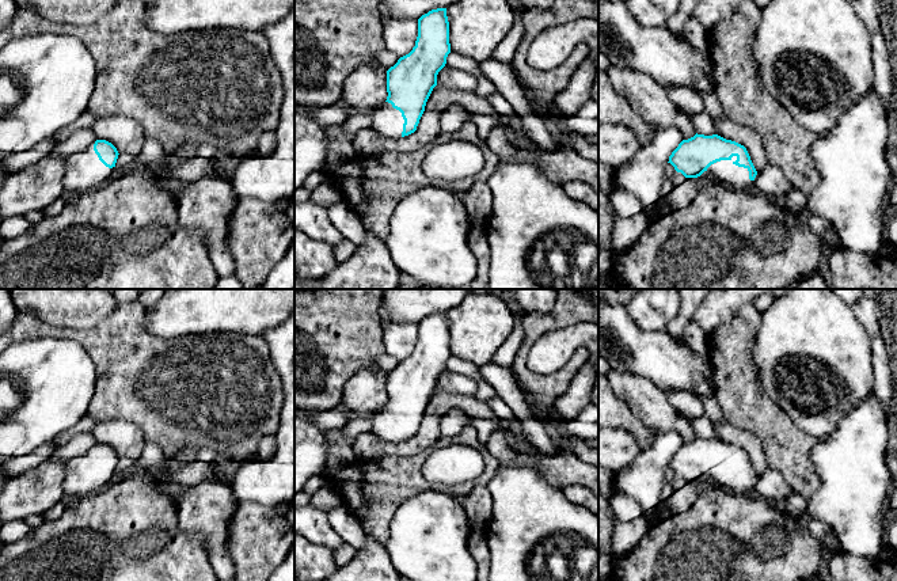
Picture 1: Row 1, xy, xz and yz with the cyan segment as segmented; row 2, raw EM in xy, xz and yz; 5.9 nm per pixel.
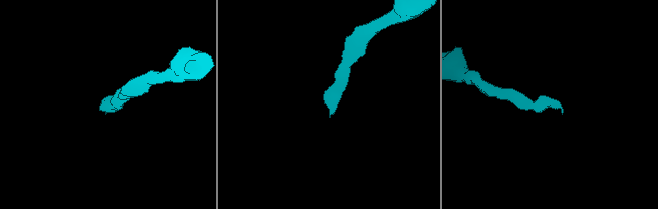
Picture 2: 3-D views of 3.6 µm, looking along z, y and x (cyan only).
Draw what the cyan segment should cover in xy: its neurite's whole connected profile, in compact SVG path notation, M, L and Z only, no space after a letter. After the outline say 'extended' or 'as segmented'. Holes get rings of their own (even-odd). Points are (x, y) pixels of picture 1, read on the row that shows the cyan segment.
M96 140L85 151L68 156L62 178L64 190L80 194L102 186L110 181L118 155L111 143Z; extended

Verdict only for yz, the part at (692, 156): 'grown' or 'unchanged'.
grown

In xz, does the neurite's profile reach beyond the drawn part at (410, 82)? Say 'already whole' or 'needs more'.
needs more

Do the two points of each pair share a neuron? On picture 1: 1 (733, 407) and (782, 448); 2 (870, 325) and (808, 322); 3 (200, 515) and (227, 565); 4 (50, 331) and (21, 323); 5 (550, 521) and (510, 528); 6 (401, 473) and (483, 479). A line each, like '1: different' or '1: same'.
1: same
2: different
3: same
4: same
5: same
6: same

